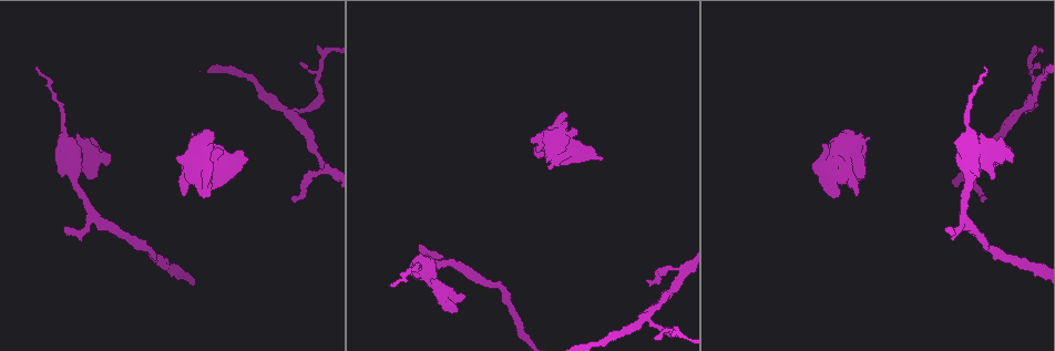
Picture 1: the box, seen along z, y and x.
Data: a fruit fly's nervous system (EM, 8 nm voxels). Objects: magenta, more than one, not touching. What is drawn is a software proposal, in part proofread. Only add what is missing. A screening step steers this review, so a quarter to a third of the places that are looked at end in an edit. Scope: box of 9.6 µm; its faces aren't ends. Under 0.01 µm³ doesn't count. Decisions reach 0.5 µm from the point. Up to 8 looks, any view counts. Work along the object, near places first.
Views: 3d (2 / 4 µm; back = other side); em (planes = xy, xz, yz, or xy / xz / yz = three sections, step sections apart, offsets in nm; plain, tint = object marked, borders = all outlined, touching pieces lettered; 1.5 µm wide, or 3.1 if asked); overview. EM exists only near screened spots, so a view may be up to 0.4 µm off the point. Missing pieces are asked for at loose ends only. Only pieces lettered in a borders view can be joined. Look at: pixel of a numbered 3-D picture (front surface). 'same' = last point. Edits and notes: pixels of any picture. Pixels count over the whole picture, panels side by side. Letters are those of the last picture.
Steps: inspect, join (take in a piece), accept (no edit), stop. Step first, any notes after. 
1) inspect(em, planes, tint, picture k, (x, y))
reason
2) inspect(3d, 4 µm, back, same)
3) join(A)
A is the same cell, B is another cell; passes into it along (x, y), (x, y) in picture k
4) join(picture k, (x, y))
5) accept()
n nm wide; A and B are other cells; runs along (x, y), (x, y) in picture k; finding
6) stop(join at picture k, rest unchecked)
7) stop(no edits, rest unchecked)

inspect(em, xy, step 4, tint, picture 1, (290, 198))
thin end

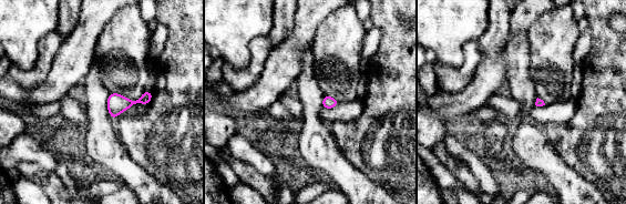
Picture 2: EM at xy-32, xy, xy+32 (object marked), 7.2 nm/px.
inspect(em, planes, borders, same)

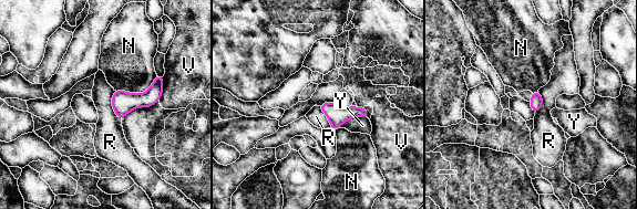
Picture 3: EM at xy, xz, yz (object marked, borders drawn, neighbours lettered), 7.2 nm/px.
accept()
90 nm wide; N touches over 320 nm; N, R, V and Y are other cells; no lettered piece goes on from it

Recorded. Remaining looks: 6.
inspect(3d, 4 µm, picture 1, (1009, 147))
branch stops here

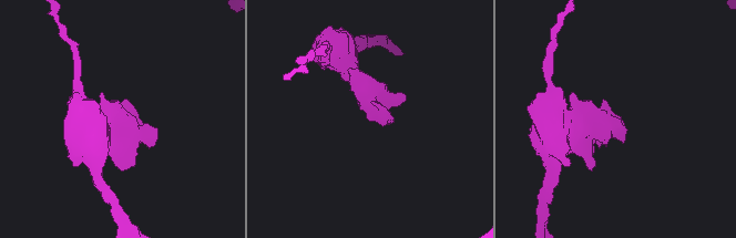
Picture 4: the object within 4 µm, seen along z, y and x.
inspect(em, planes, borders, picture 4, (387, 121))
now the EM

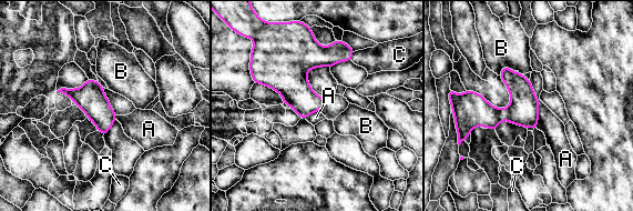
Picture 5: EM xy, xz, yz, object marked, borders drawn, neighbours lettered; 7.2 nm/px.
accept()
200 nm wide; A, B and C are other cells; border along (539, 99), (538, 126), (535, 128) in picture 5; none of them fits

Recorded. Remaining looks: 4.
inspect(em, planes, tint, picture 1, (246, 157))
stops while still wide

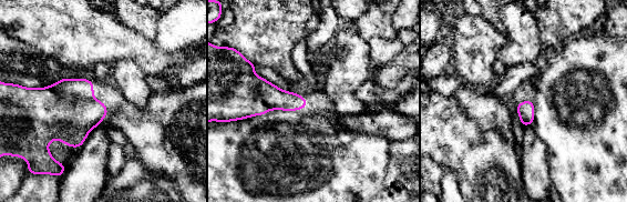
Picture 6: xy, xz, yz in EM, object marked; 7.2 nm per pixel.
inspect(em, planes, borders, same)

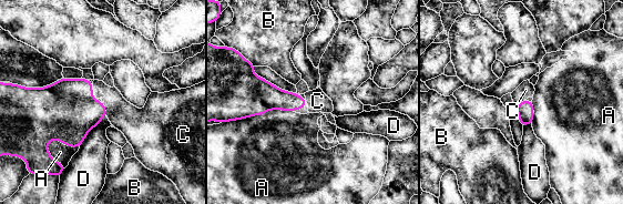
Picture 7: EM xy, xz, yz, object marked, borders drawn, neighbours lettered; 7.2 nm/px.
join(C)
D touches over 300 nm; C is the same cell, A, B and D are other cells; the neuron continues

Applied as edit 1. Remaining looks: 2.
stop(join at picture 7, rest unchecked)

